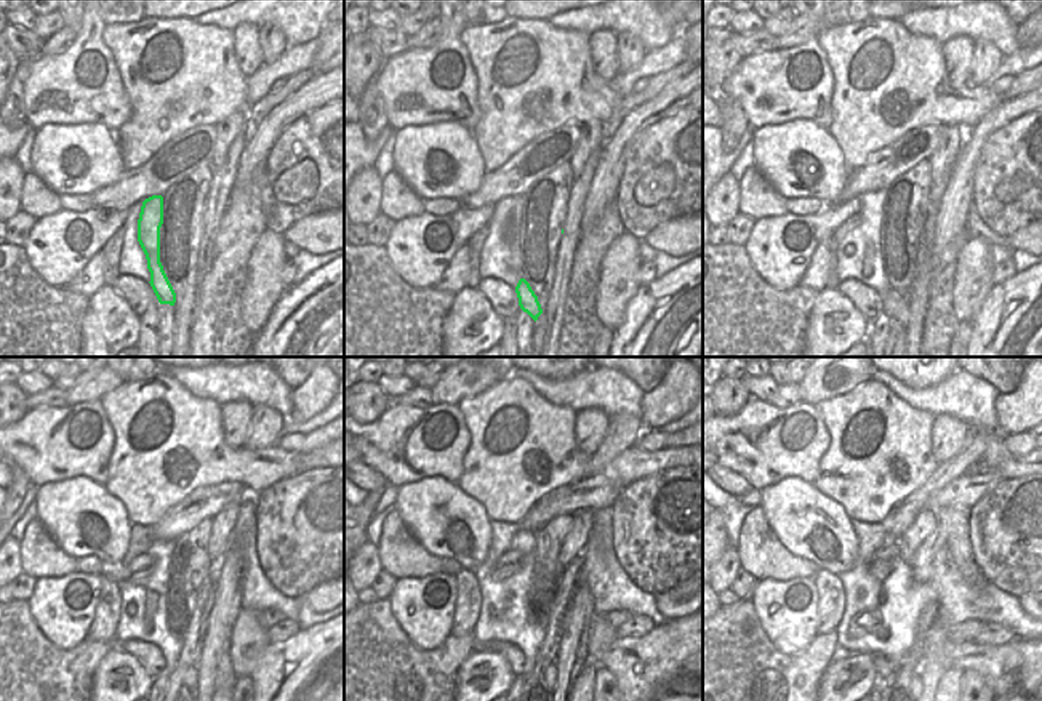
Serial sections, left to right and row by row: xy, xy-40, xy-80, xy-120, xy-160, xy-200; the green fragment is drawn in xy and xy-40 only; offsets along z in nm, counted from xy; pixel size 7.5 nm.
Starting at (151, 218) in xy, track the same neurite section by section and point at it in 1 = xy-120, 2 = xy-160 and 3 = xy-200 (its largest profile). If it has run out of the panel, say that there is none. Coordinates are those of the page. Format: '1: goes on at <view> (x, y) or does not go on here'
1: goes on at xy-120 (183, 680)
2: goes on at xy-160 (541, 682)
3: goes on at xy-200 (900, 682)

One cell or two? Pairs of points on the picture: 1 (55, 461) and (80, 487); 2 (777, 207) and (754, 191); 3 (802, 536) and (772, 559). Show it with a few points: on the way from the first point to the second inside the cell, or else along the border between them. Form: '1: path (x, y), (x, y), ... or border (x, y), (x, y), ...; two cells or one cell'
1: border (103, 484), (72, 476), (45, 482), (37, 488); two cells
2: path (772, 205), (759, 196); one cell
3: border (765, 517), (788, 551), (818, 567); two cells

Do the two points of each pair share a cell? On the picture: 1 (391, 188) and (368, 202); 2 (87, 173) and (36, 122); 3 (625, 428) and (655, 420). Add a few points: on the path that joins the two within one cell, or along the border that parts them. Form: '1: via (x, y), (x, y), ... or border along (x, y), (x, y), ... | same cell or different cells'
1: border along (383, 180), (380, 212) | different cells
2: border along (79, 124), (45, 124), (37, 130) | different cells
3: border along (639, 418), (644, 424) | different cells

